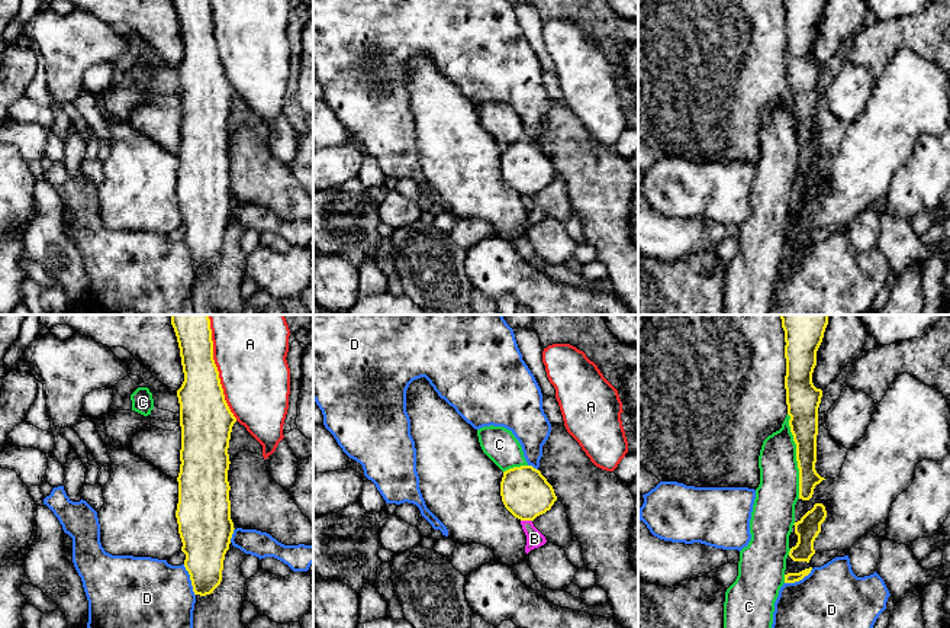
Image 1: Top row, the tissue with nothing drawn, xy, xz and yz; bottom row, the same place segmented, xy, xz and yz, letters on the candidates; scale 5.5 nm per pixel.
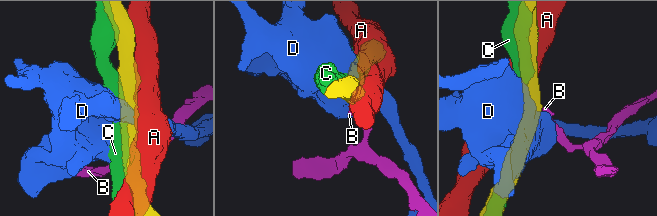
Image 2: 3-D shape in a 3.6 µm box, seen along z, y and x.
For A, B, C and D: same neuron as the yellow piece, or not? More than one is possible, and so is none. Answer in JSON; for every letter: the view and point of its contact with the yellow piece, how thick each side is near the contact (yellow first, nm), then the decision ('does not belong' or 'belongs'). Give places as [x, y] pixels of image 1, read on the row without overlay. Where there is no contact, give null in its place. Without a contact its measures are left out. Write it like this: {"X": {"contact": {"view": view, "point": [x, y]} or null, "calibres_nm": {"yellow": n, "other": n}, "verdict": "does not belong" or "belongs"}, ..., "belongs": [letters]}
{"A": {"contact": {"view": "xy", "point": [218, 48]}, "calibres_nm": {"yellow": 280, "other": 380}, "verdict": "does not belong"}, "B": {"contact": {"view": "xz", "point": [527, 195]}, "calibres_nm": {"yellow": 280, "other": 100}, "verdict": "does not belong"}, "C": {"contact": {"view": "yz", "point": [796, 131]}, "calibres_nm": {"yellow": 160, "other": 220}, "verdict": "does not belong"}, "D": {"contact": {"view": "xy", "point": [190, 254]}, "calibres_nm": {"yellow": 260, "other": 440}, "verdict": "does not belong"}, "belongs": []}

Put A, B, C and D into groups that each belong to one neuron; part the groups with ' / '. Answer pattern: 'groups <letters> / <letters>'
groups A / B / C / D

